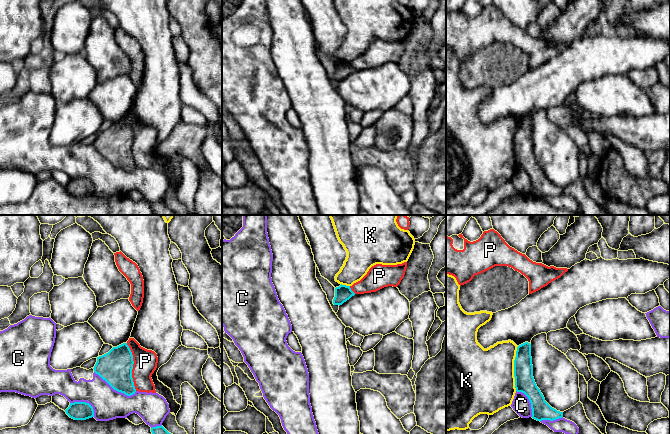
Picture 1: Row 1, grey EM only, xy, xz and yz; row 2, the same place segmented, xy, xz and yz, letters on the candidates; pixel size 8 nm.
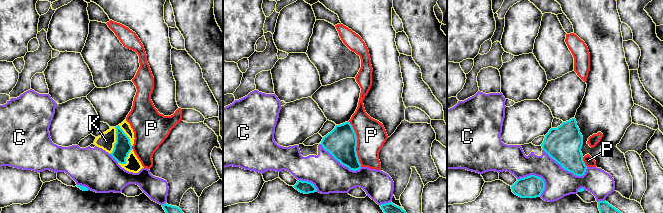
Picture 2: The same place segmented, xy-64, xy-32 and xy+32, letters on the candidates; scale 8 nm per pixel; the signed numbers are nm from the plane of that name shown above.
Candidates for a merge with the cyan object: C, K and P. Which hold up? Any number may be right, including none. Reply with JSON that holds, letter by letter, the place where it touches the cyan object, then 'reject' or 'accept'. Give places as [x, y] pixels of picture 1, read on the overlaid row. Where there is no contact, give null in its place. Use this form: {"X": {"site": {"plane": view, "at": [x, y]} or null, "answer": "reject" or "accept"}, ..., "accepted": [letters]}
{"C": {"site": {"plane": "xy", "at": [115, 389]}, "answer": "reject"}, "K": {"site": {"plane": "yz", "at": [514, 368]}, "answer": "reject"}, "P": {"site": {"plane": "xy", "at": [132, 367]}, "answer": "reject"}, "accepted": []}

